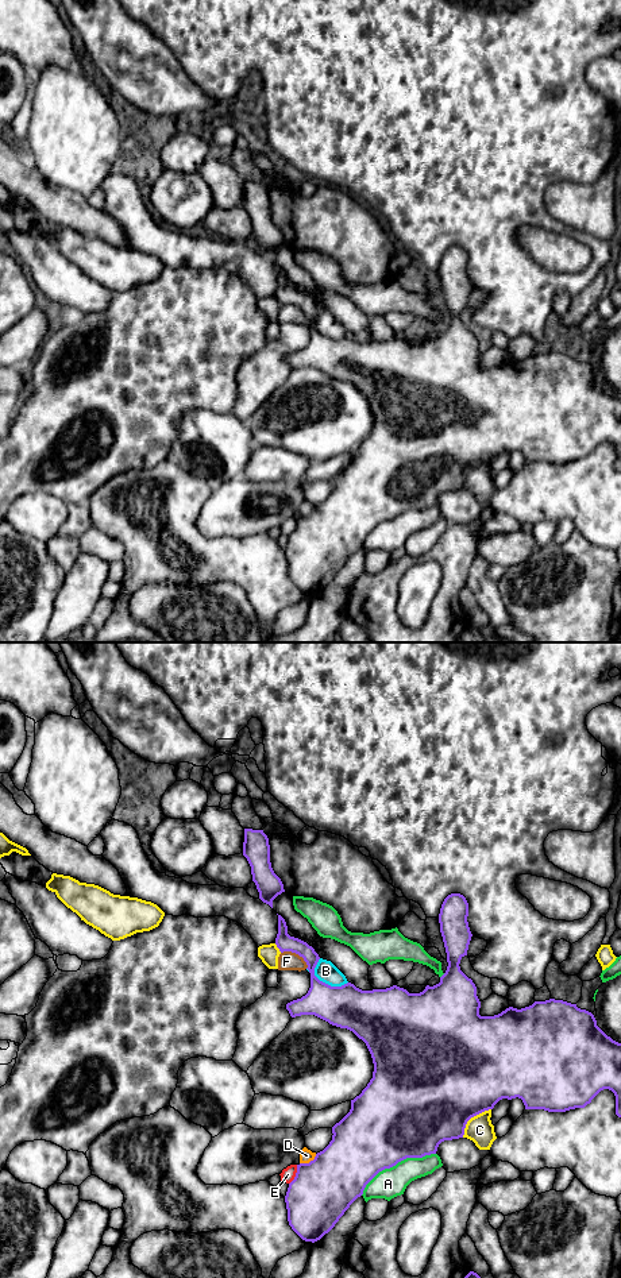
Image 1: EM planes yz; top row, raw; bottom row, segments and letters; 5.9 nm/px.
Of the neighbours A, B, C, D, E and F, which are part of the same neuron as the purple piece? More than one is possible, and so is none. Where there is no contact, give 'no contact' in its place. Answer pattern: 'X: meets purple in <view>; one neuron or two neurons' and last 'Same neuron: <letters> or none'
A: meets purple in yz; two neurons
B: meets purple in yz; two neurons
C: meets purple in yz; two neurons
D: meets purple in yz; two neurons
E: meets purple in yz; two neurons
F: meets purple in yz; two neurons
Same neuron: none

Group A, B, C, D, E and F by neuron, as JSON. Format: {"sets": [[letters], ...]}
{"sets": [["A"], ["B", "F"], ["C"], ["D"], ["E"]]}

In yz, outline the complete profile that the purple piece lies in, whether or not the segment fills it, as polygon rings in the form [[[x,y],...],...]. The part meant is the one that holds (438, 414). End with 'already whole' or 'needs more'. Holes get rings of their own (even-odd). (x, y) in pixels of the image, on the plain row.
[[[460,246],[448,247],[440,260],[439,275],[440,285],[443,289],[446,305],[447,305],[447,323],[440,329],[440,335],[429,339],[420,345],[409,345],[406,341],[393,337],[386,341],[373,341],[373,343],[362,343],[356,340],[354,336],[347,335],[342,339],[331,339],[323,333],[320,333],[315,328],[315,320],[320,312],[319,306],[315,304],[312,298],[306,294],[290,289],[288,286],[288,278],[285,271],[278,267],[278,286],[275,290],[275,297],[281,305],[292,304],[304,310],[308,317],[308,323],[310,325],[310,340],[305,348],[301,351],[293,352],[286,356],[286,362],[289,363],[292,370],[301,367],[315,367],[332,378],[347,381],[352,383],[359,391],[362,391],[373,410],[374,424],[373,430],[367,436],[367,439],[362,443],[359,448],[351,452],[350,464],[332,479],[332,493],[329,497],[320,505],[316,506],[315,511],[309,516],[297,517],[297,525],[294,532],[289,536],[285,555],[288,561],[288,574],[292,582],[305,594],[317,594],[325,586],[328,586],[339,571],[344,567],[344,564],[350,560],[350,557],[363,547],[366,537],[382,522],[390,521],[396,518],[398,514],[406,510],[423,510],[425,507],[436,506],[437,499],[444,493],[452,493],[463,490],[464,480],[467,474],[489,462],[493,462],[494,457],[502,451],[521,451],[525,462],[544,462],[548,464],[566,464],[575,460],[585,460],[591,452],[603,441],[609,441],[616,448],[616,467],[621,470],[621,395],[613,393],[608,389],[598,378],[594,367],[586,362],[580,362],[576,356],[571,356],[563,352],[549,351],[545,354],[535,354],[532,358],[517,362],[513,359],[506,360],[498,367],[494,368],[481,368],[479,360],[481,354],[477,348],[477,339],[471,331],[468,331],[460,323],[460,312],[467,308],[468,297],[471,293],[471,283],[467,274],[468,269],[468,255],[466,250]]]; already whole

